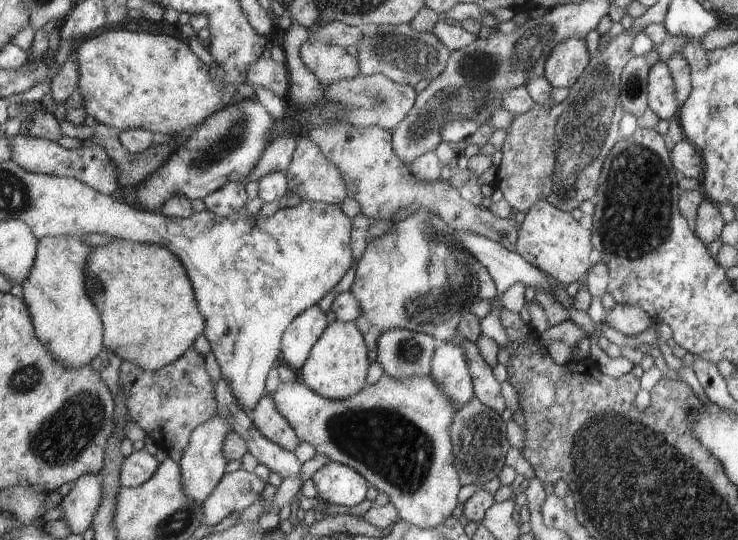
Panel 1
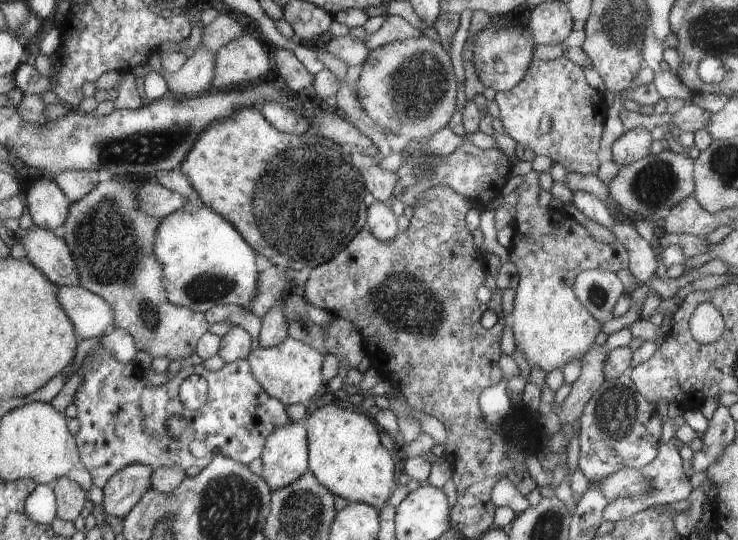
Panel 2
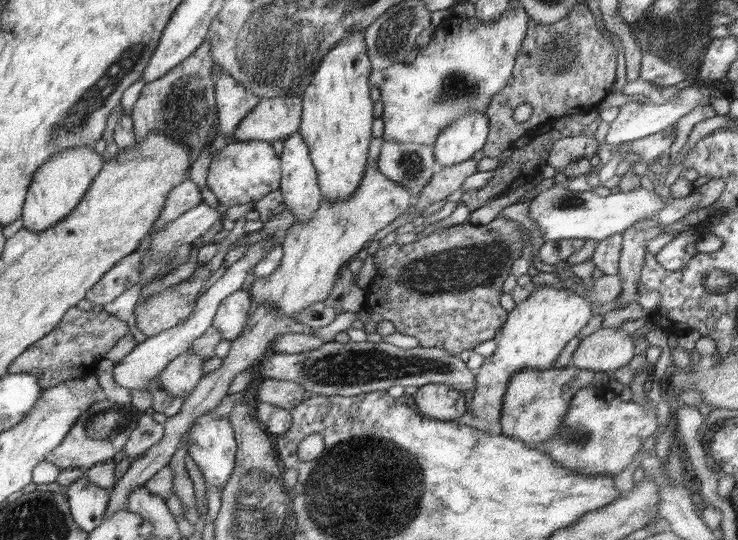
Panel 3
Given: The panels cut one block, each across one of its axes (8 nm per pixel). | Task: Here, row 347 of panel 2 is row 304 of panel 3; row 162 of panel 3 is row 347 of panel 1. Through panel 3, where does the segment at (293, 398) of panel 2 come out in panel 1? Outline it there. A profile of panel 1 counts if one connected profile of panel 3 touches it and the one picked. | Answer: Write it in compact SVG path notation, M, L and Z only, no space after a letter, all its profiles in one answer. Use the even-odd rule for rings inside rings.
M422 207L404 220L391 223L392 230L388 234L367 238L366 252L357 263L356 278L349 291L362 308L360 318L353 322L366 338L372 364L379 362L380 336L394 326L407 327L410 331L432 336L438 343L454 339L478 294L476 272L480 270L480 261L466 248L460 248L458 242L454 242L453 229L449 228L447 233L441 231L441 219L436 212Z

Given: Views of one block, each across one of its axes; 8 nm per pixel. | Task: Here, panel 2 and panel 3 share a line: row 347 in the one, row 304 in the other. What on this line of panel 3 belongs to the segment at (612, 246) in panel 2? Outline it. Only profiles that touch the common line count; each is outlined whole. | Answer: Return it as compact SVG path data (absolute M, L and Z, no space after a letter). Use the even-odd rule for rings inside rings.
M540 287L519 304L516 304L508 321L504 324L504 332L496 336L496 352L484 357L481 367L476 370L476 384L472 401L468 403L468 414L483 418L488 422L498 423L503 414L504 395L507 394L508 383L516 371L524 368L548 370L558 354L564 350L568 340L578 336L578 332L592 318L592 303L576 294L568 294L564 287Z

